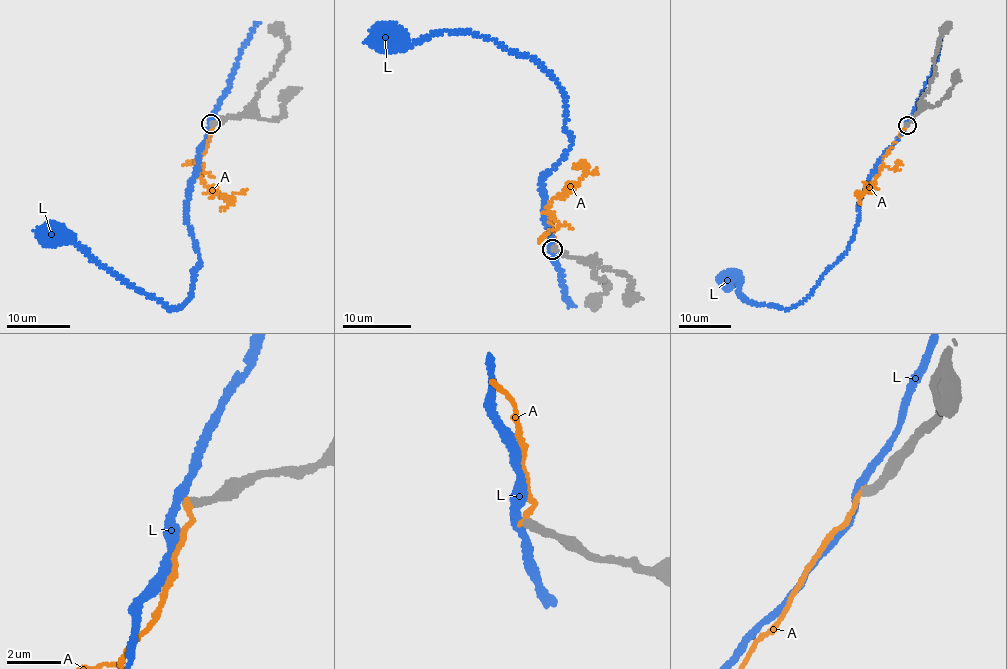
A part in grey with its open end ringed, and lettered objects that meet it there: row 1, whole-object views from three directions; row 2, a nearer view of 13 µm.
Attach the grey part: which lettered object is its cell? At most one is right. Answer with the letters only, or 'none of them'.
none of them

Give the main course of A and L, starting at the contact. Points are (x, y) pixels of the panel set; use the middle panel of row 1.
A: (553, 248), (551, 223), (544, 212), (556, 197), (571, 190), (584, 174), (583, 167), (576, 167)
L: (552, 248), (541, 177), (571, 143), (557, 82), (529, 57), (466, 32), (442, 31), (410, 42), (390, 35)

